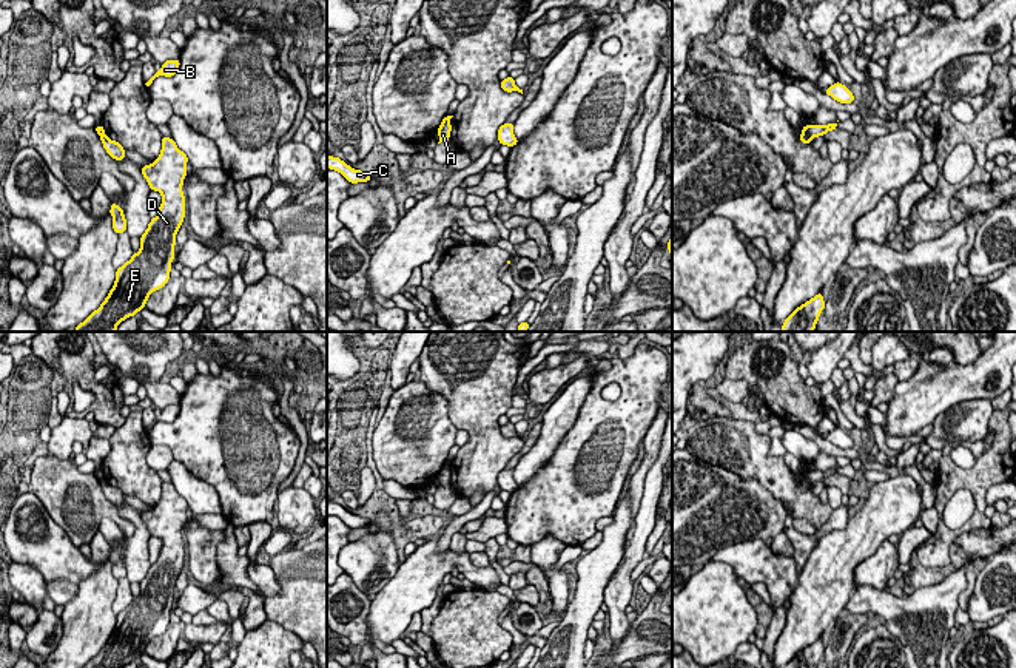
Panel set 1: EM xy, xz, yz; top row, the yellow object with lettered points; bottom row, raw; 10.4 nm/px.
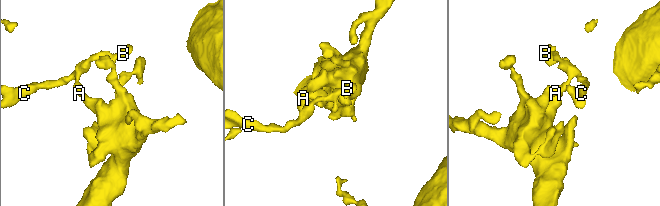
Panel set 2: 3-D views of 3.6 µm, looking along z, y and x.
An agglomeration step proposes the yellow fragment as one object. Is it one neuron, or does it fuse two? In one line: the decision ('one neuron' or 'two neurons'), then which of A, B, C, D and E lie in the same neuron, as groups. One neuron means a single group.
two neurons | A B C / D E

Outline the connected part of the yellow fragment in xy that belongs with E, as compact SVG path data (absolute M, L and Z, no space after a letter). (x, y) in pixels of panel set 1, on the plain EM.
M171 483L142 520L151 535L162 540L159 558L140 582L140 595L116 616L116 626L105 646L83 668L122 668L145 654L150 640L162 634L171 617L176 580L185 563L182 537L188 503Z

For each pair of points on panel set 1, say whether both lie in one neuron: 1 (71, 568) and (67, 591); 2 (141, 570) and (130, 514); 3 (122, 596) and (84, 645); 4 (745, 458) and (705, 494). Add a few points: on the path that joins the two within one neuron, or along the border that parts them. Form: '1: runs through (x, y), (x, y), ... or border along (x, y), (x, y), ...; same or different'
1: border along (47, 580), (70, 580), (76, 585); different
2: runs through (139, 556), (139, 528); same
3: border along (117, 580), (117, 593), (113, 603), (114, 614); different
4: border along (696, 457), (763, 485); different

